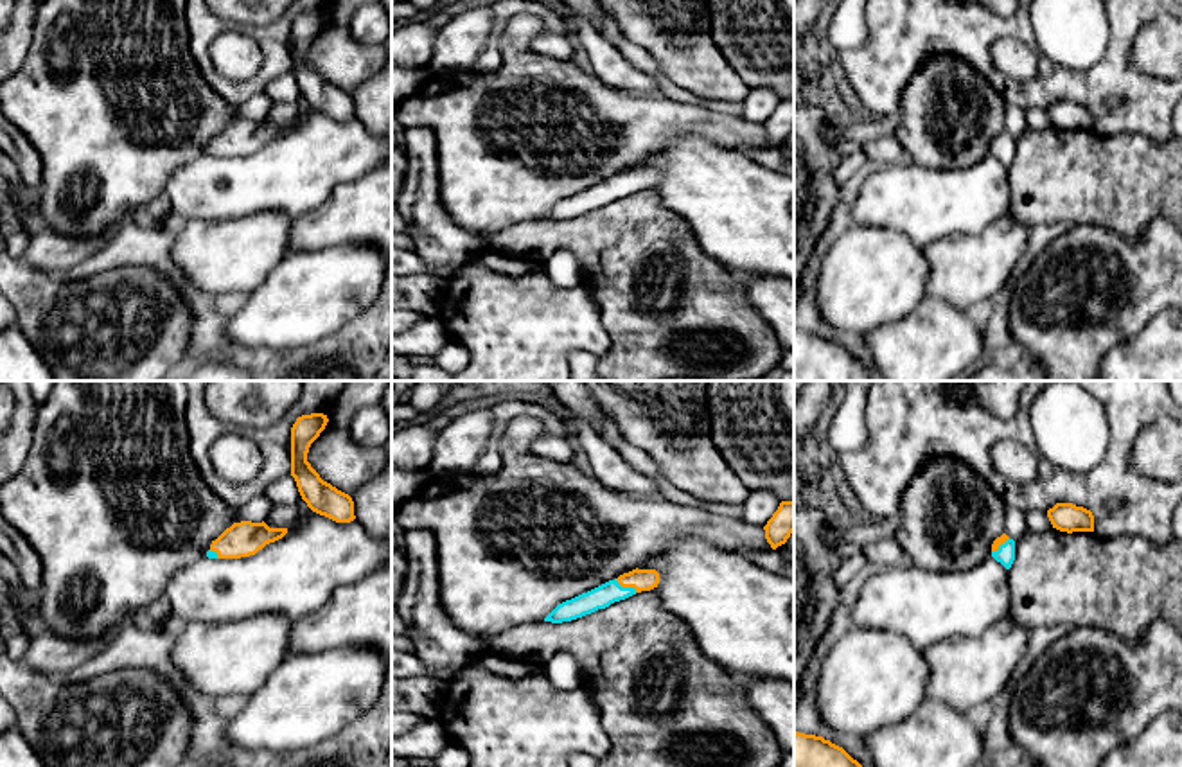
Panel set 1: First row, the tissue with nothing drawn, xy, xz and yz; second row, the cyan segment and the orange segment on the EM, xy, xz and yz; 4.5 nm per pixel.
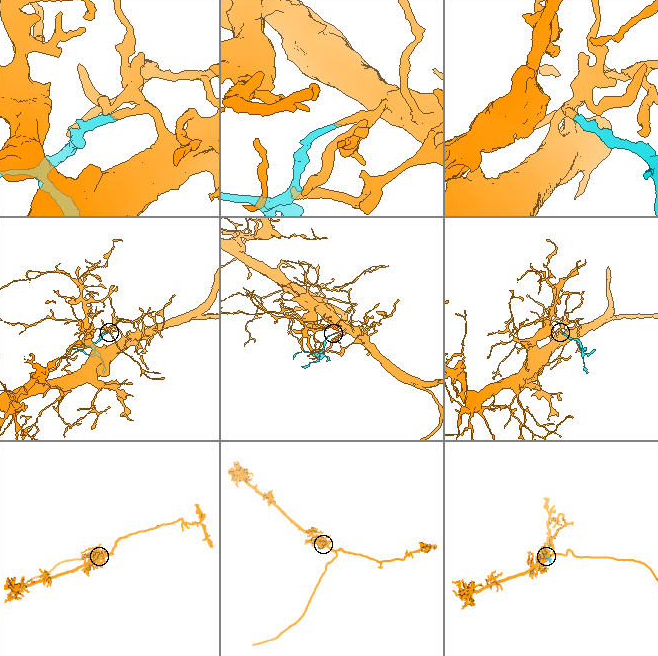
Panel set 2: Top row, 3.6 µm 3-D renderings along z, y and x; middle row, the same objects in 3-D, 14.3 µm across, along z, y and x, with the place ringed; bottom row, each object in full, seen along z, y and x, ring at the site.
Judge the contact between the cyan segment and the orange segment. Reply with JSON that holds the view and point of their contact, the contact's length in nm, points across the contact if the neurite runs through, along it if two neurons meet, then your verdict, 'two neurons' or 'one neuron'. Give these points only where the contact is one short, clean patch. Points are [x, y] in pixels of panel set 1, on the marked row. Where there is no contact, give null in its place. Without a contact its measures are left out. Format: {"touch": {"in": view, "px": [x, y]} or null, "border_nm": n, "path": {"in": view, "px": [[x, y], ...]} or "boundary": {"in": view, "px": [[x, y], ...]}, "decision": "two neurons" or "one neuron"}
{"touch": {"in": "xz", "px": [626, 588]}, "border_nm": 120, "path": {"in": "xz", "px": [[611, 591], [626, 588], [640, 579]]}, "decision": "one neuron"}

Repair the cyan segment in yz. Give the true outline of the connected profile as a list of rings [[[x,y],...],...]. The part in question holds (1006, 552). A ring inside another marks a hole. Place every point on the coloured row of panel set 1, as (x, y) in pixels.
[[[1006,533],[997,537],[992,544],[992,557],[1006,569],[1010,569],[1015,560],[1015,541],[1010,539]]]

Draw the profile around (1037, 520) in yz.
[[[1029,510],[1026,512],[1028,530],[1033,533],[1044,533],[1053,528],[1047,512],[1044,510]]]

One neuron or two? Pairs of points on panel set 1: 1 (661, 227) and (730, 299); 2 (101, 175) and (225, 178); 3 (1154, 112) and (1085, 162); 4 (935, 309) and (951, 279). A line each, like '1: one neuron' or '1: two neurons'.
1: one neuron
2: two neurons
3: two neurons
4: two neurons

